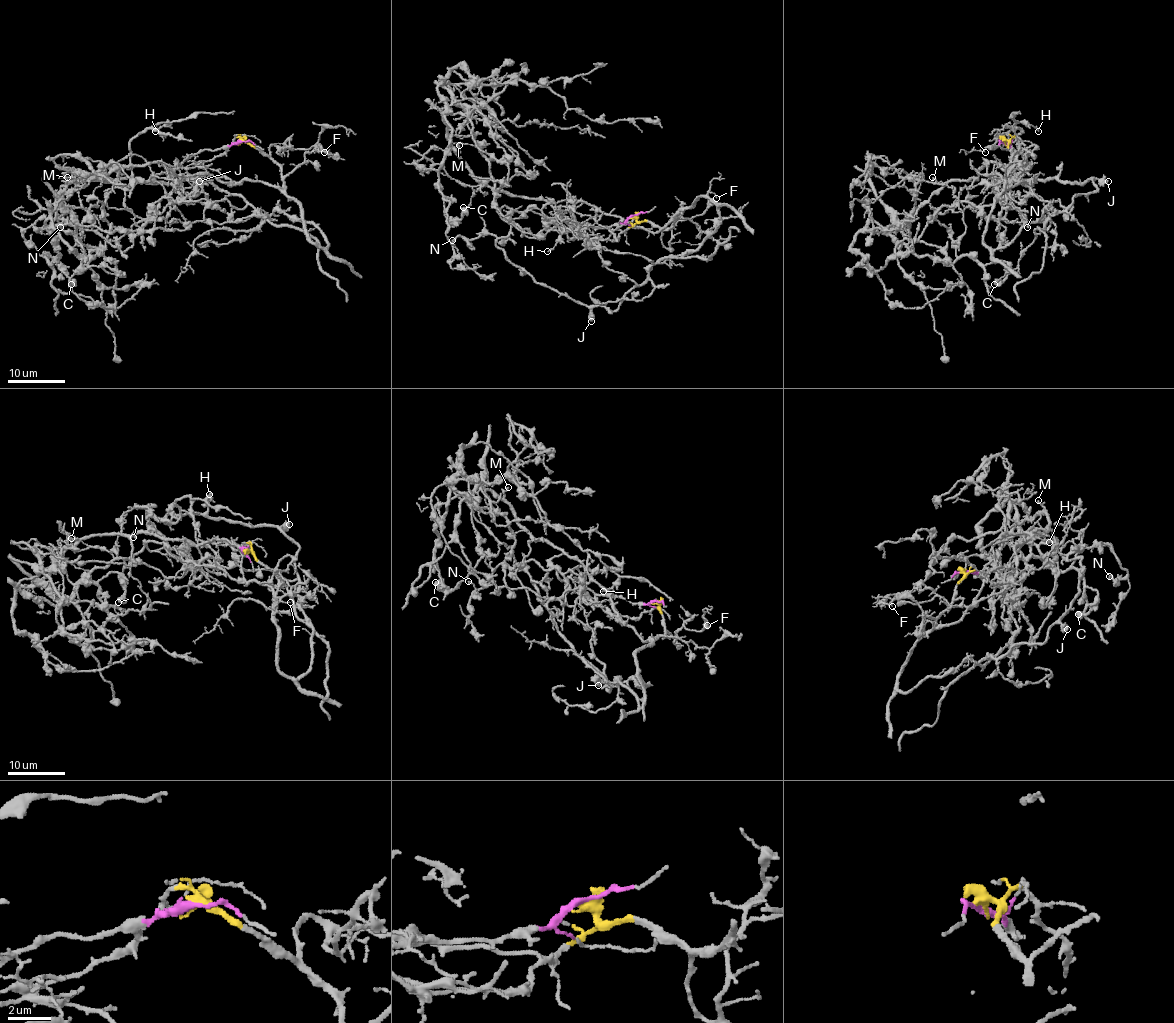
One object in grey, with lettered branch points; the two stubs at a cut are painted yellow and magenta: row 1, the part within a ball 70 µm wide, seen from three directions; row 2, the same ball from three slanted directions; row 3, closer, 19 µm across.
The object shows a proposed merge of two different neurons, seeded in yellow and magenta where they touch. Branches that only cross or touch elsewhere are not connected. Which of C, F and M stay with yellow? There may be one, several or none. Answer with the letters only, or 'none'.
F

